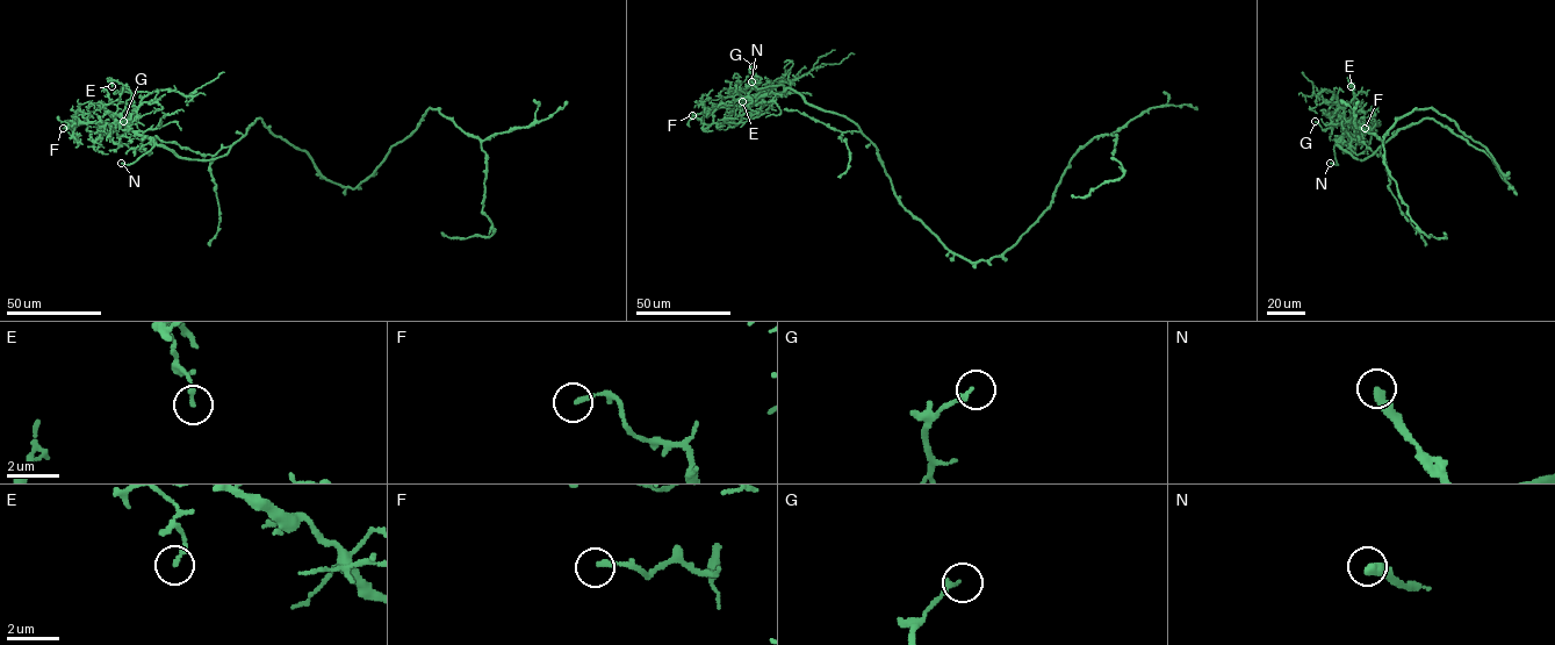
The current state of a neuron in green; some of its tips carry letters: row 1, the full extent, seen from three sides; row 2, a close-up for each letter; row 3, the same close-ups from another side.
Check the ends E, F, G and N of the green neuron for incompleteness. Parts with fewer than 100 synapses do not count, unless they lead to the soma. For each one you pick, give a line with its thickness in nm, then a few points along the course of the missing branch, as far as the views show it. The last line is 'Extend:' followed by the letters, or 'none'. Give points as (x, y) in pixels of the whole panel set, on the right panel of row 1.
N: calibre 400 nm
Extend: N

